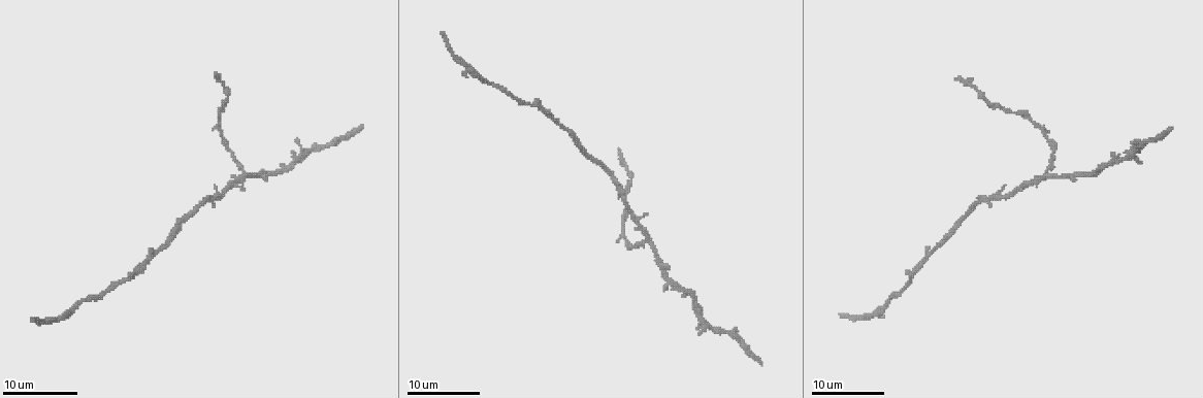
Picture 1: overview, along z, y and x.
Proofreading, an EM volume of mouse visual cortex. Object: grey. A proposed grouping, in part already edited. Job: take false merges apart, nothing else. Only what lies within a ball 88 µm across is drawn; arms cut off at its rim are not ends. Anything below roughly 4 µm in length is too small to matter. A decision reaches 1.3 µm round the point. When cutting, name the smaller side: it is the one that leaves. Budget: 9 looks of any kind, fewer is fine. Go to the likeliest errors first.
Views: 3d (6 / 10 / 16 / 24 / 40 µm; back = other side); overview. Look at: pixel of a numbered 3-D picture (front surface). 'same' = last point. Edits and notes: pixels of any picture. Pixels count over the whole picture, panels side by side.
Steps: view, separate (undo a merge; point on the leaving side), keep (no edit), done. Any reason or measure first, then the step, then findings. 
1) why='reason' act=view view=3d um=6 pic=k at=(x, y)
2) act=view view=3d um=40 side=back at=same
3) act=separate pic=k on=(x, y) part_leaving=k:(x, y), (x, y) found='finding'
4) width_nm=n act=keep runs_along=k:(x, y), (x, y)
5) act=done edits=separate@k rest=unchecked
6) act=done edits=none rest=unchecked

why='three arms meet' act=view view=3d um=16 pic=1 at=(984, 202)

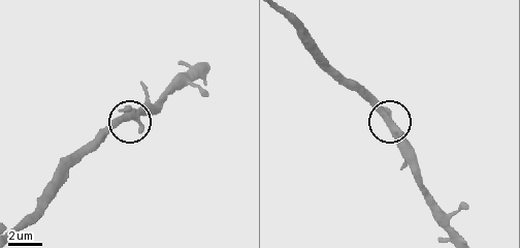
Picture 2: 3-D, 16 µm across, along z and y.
act=view view=3d um=16 side=back pic=2 at=(391, 123)

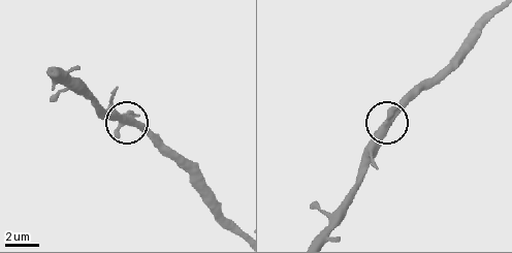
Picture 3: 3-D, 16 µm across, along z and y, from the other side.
act=keep found='all the same cell'

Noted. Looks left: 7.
why='two arms in line, one across' act=view view=3d um=6 pic=1 at=(649, 239)

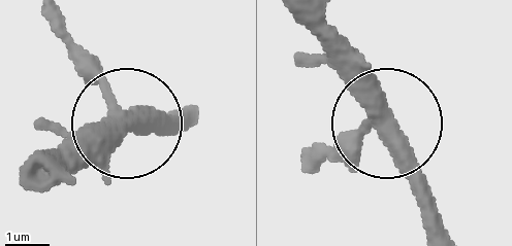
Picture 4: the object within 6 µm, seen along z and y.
width_nm=370 act=keep found='all the same cell'

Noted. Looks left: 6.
why='sudden change in width' act=view view=3d um=16 pic=1 at=(1005, 110)

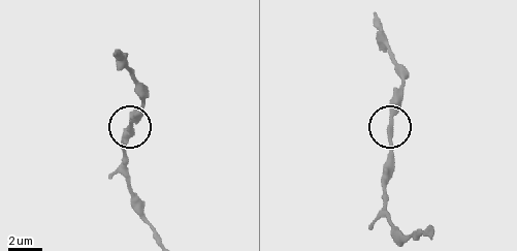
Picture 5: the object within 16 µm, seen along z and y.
act=keep runs_along=5:(428, 227), (408, 234), (391, 219), (386, 207), (395, 92) found='continuous, no second cell'

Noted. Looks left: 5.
why='calibre changes' act=view view=3d um=10 pic=1 at=(897, 294)

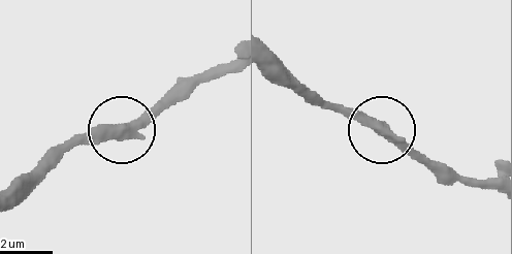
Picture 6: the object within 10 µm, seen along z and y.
act=keep runs_along=6:(229, 60), (183, 78), (123, 127), (83, 138), (59, 156) found='one cell here'

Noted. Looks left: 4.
act=done edits=none rest=unchecked

